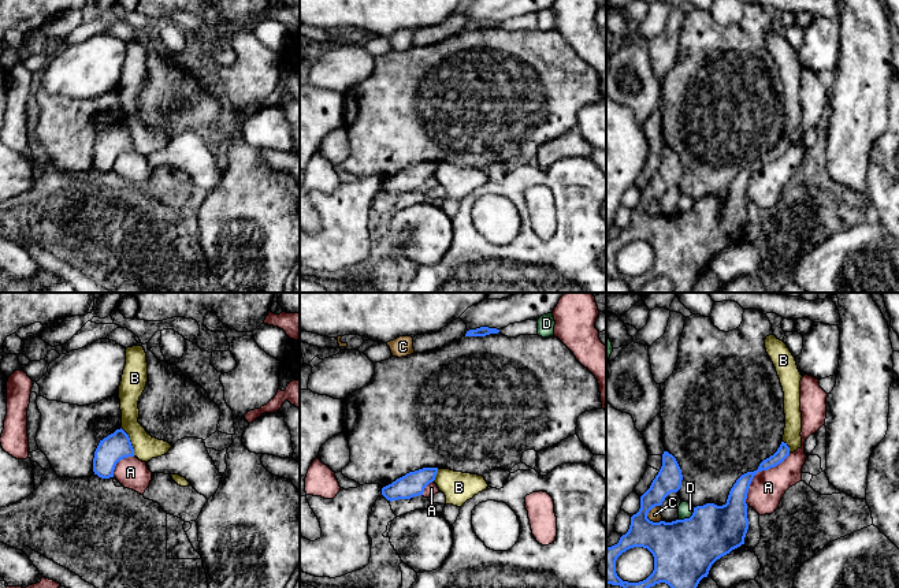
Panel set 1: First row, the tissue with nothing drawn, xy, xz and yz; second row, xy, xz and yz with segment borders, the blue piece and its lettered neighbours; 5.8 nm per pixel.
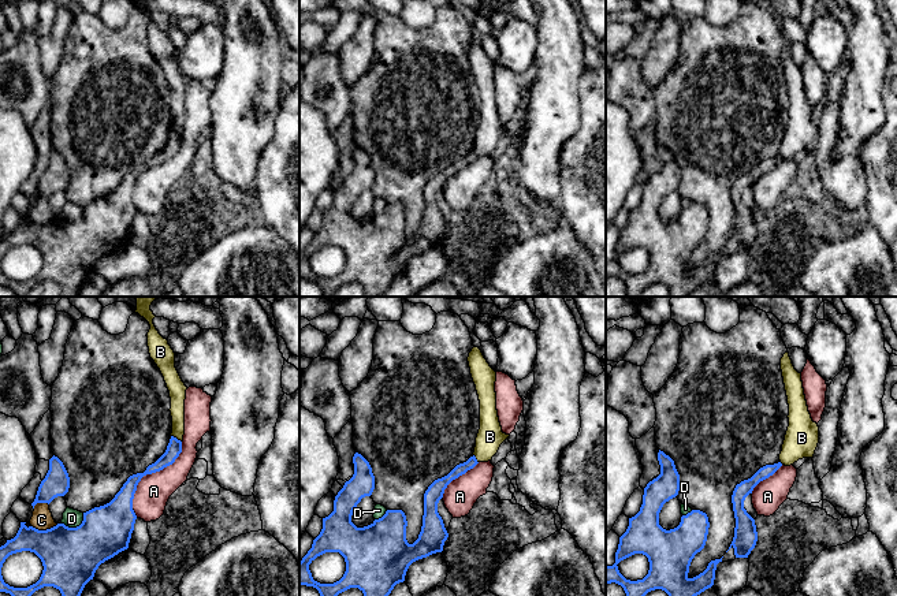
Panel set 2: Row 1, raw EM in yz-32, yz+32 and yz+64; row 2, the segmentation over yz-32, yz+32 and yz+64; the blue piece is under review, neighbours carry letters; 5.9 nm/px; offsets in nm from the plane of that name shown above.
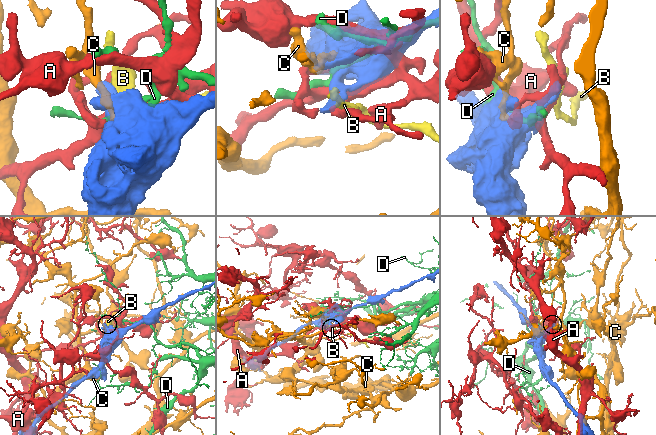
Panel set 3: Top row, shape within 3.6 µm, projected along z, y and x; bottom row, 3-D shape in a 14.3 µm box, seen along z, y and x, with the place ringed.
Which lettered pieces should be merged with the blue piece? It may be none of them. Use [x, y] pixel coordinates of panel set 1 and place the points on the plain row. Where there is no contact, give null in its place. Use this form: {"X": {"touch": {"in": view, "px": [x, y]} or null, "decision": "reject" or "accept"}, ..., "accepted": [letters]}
{"A": {"touch": {"in": "yz", "px": [758, 164]}, "decision": "reject"}, "B": {"touch": {"in": "xy", "px": [130, 136]}, "decision": "reject"}, "C": {"touch": {"in": "yz", "px": [647, 207]}, "decision": "reject"}, "D": {"touch": {"in": "yz", "px": [690, 211]}, "decision": "reject"}, "accepted": []}

